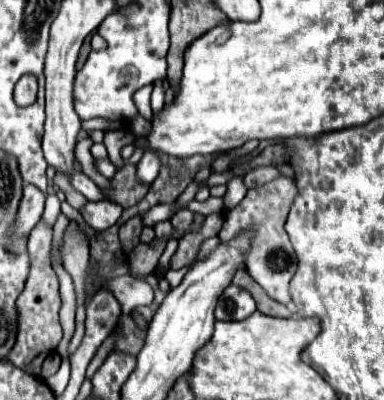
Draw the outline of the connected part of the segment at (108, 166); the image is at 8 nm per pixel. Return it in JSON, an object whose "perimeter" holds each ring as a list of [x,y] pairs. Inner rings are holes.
{"perimeter":[[[109,159],[95,160],[95,169],[97,169],[97,173],[101,173],[101,175],[107,177],[107,179],[113,179],[113,175],[115,175],[117,171]]]}

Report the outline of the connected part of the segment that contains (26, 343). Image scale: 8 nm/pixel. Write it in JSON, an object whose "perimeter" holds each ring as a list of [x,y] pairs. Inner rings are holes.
{"perimeter":[[[39,221],[31,235],[29,235],[29,257],[31,257],[31,271],[29,279],[25,283],[25,289],[21,293],[21,299],[17,299],[17,309],[19,309],[19,333],[17,333],[17,343],[13,351],[9,353],[9,361],[17,365],[19,369],[25,369],[27,373],[39,375],[41,365],[47,355],[55,351],[55,347],[61,341],[61,325],[59,325],[59,281],[51,269],[49,253],[51,253],[51,237],[53,231],[45,221]]]}

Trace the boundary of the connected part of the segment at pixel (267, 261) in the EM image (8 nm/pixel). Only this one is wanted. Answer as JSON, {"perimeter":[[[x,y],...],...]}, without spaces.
{"perimeter":[[[279,177],[271,183],[265,183],[263,187],[255,187],[251,191],[247,191],[243,201],[235,209],[225,213],[223,229],[219,233],[219,239],[227,241],[227,239],[233,239],[243,229],[255,229],[253,247],[251,247],[251,253],[247,255],[245,267],[251,273],[251,277],[269,293],[269,297],[273,297],[285,305],[289,305],[289,301],[291,301],[289,281],[295,275],[297,257],[295,257],[295,251],[291,247],[291,241],[289,241],[283,225],[285,225],[285,219],[287,219],[287,213],[289,213],[289,207],[293,203],[295,195],[297,195],[297,187],[289,177]]]}

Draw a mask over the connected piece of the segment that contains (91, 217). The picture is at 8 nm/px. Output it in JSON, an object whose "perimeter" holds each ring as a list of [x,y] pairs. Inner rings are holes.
{"perimeter":[[[103,199],[103,201],[97,201],[97,203],[87,203],[81,209],[81,217],[93,229],[109,229],[111,225],[117,223],[117,219],[121,217],[121,211],[123,209],[119,205]]]}

